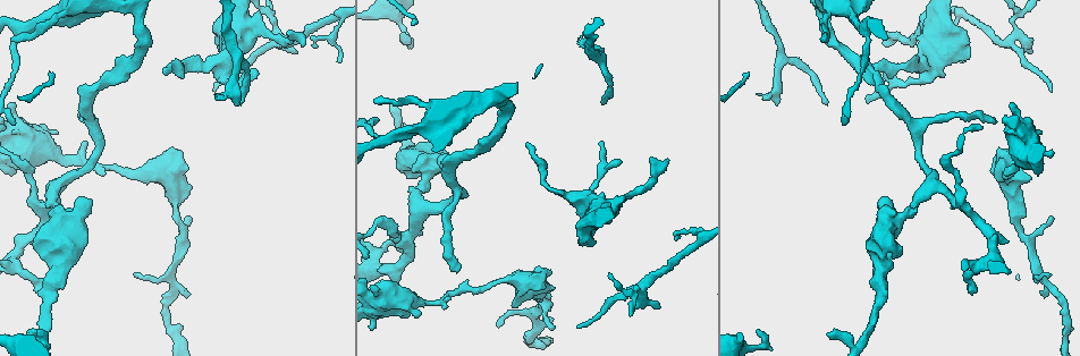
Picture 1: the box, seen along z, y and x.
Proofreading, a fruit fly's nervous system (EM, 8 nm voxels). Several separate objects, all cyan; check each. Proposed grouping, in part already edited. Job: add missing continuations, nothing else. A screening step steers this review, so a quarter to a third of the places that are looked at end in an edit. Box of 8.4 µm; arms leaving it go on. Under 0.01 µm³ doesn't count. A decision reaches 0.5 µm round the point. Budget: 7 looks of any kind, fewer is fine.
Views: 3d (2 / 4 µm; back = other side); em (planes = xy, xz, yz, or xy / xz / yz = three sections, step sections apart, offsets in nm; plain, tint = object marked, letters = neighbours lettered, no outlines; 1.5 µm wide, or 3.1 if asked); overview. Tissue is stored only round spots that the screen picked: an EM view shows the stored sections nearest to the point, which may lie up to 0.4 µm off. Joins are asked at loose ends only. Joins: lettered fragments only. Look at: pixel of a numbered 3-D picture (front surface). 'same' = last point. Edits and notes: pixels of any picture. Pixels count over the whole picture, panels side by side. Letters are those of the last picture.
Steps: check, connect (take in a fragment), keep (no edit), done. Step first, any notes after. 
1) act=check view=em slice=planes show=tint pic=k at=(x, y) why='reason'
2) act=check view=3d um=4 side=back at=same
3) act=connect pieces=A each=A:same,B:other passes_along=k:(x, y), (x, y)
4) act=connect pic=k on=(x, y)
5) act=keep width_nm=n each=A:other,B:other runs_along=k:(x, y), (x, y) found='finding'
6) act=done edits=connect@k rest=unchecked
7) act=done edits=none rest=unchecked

act=check view=em slice=planes show=letters pic=1 at=(582, 36) why='tapers out'

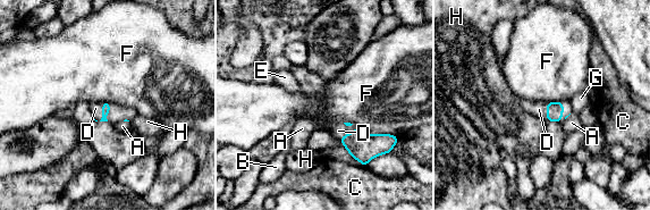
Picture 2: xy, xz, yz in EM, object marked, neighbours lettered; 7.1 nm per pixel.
act=connect pieces=D each=A:other,B:other,C:other,D:same,E:other,F:other,G:other,H:other passes_along=2:(106, 106), (102, 114), (95, 108) found='the neuron continues'

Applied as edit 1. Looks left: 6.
act=check view=em slice=planes show=letters pic=1 at=(677, 235) why='an open end'

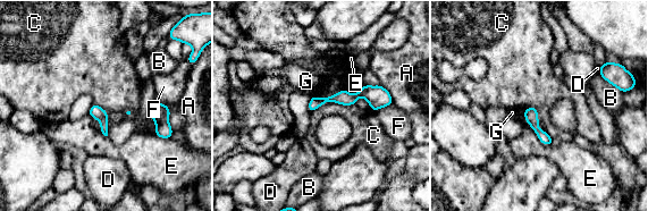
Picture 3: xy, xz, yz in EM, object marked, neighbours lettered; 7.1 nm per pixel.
act=keep width_nm=90 each=A:other,B:other,C:other,D:other,E:other,F:other,G:other border=3:(355, 102), (324, 102), (311, 112) found='none of them fits'

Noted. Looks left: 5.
act=check view=overview why='see it whole again'

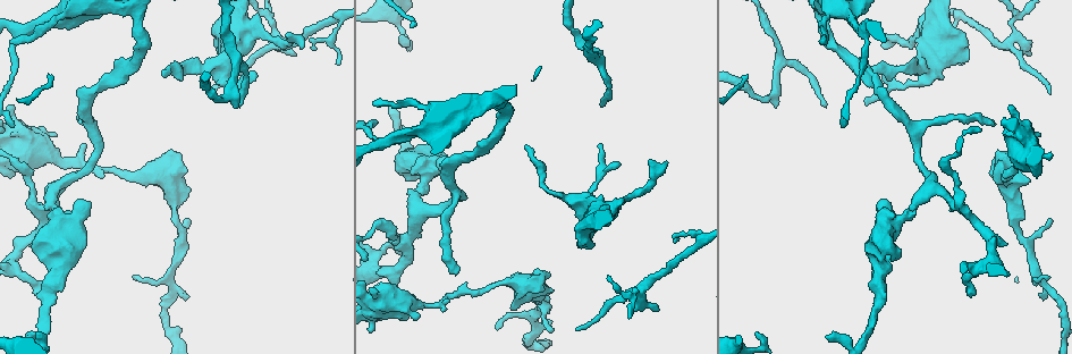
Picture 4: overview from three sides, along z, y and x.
act=check view=3d um=4 pic=4 at=(526, 149)

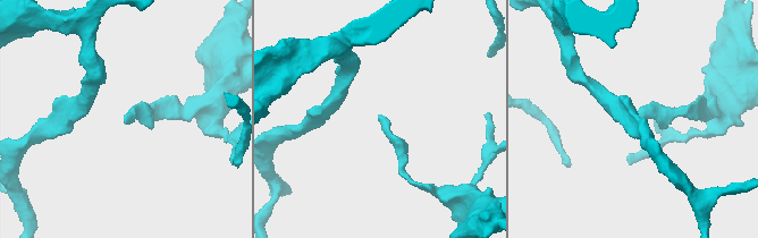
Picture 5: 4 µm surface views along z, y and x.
act=check view=em slice=planes show=tint pic=5 at=(126, 122)

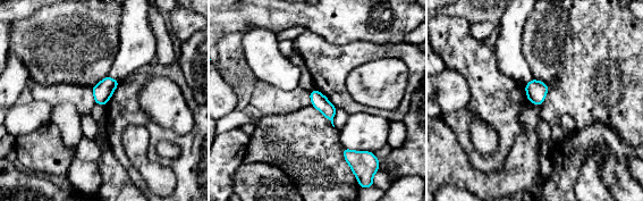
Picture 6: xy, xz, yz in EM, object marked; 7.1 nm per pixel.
act=check view=em slice=planes show=letters at=same

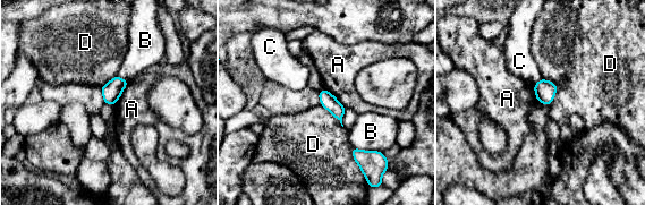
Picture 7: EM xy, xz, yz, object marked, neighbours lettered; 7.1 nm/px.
act=keep each=A:other,B:other,C:other,D:other border=7:(128, 80), (113, 105) found='no lettered fragment goes on from it'

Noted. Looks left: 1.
act=done edits=connect@2 rest=unchecked

